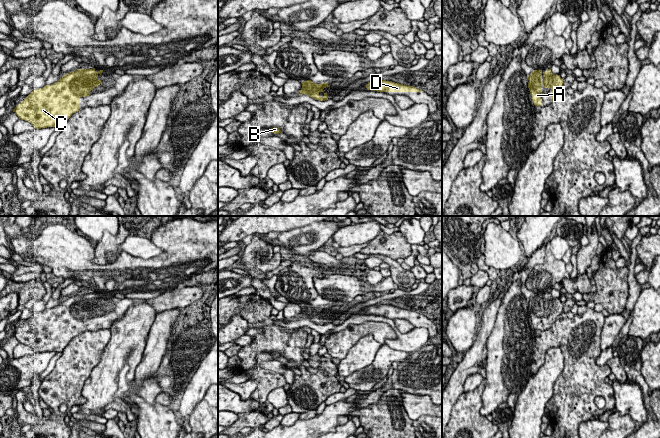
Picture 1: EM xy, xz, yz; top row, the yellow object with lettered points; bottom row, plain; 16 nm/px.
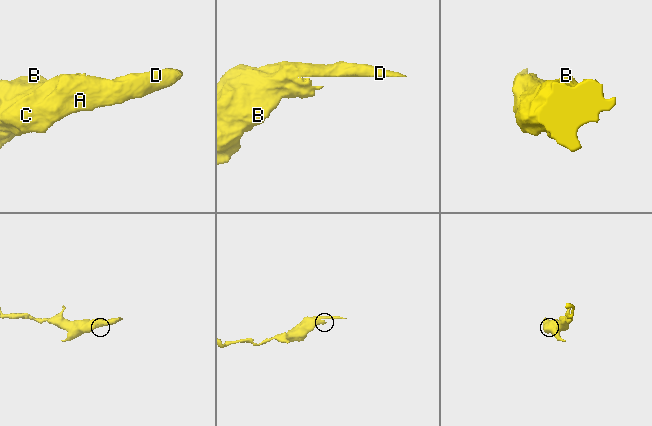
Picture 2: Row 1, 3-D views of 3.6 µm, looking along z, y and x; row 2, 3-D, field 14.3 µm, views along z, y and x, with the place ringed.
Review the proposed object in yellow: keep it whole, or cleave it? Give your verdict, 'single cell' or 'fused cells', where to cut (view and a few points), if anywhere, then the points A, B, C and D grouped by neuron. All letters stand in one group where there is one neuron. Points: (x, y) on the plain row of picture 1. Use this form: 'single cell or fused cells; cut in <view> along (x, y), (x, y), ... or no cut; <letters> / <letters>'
single cell; no cut; A B C D

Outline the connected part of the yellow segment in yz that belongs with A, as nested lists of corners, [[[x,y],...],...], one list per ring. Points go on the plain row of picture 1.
[[[548,292],[546,296],[543,296],[542,294],[533,294],[528,300],[528,304],[528,312],[535,330],[542,330],[543,311],[551,313],[551,326],[563,312],[563,303],[560,299],[554,299],[551,296],[551,293]]]

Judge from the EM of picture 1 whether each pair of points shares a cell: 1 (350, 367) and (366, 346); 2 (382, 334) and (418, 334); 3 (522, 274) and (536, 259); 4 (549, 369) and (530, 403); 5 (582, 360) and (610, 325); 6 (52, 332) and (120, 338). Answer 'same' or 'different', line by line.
1: same
2: different
3: same
4: same
5: different
6: different

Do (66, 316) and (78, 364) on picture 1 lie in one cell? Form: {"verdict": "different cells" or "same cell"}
{"verdict": "different cells"}

